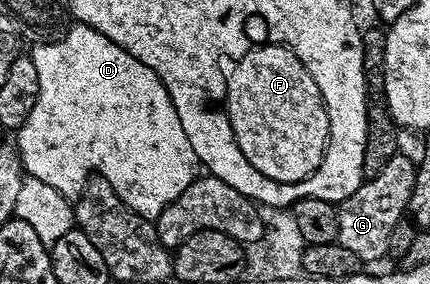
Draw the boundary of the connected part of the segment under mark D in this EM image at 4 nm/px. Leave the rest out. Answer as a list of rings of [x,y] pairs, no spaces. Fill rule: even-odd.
[[[71,24],[61,37],[41,43],[28,53],[36,63],[36,75],[40,75],[36,107],[16,131],[16,148],[25,176],[40,179],[40,183],[56,187],[60,195],[77,199],[92,174],[100,174],[130,210],[156,219],[200,173],[198,156],[188,143],[188,135],[184,135],[180,115],[176,115],[164,83],[152,67],[144,67],[140,59],[128,55],[124,47],[90,25]]]

